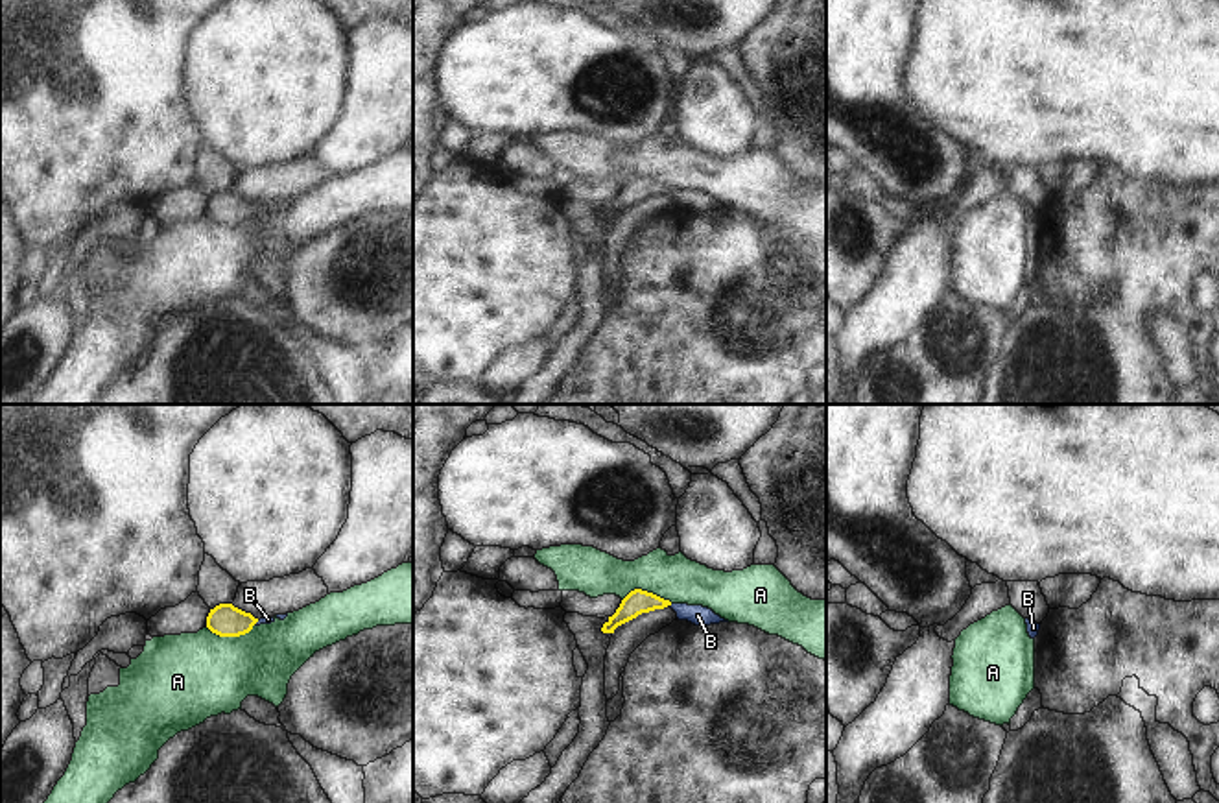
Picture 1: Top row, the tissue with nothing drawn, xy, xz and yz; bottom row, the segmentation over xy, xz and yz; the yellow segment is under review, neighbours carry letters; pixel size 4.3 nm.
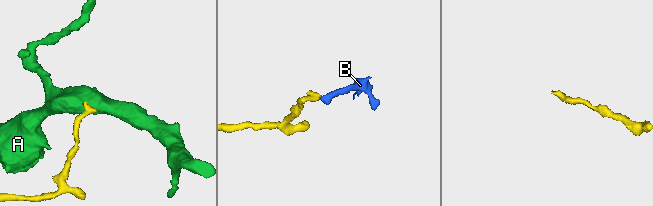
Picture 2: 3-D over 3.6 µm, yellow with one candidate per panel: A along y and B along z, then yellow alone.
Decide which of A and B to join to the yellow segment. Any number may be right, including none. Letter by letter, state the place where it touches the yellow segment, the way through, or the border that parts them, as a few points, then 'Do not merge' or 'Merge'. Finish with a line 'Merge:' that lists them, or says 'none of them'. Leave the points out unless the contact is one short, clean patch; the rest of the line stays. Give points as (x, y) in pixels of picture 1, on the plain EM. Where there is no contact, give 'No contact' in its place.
A: Touches yellow at xz (646, 178). Boundary: xz (622, 185), (635, 176), (646, 176), (672, 189). Do not merge
B: Touches yellow at xy (255, 209). Path across: xy (225, 207), (255, 209), (268, 205). Merge
Merge: B

